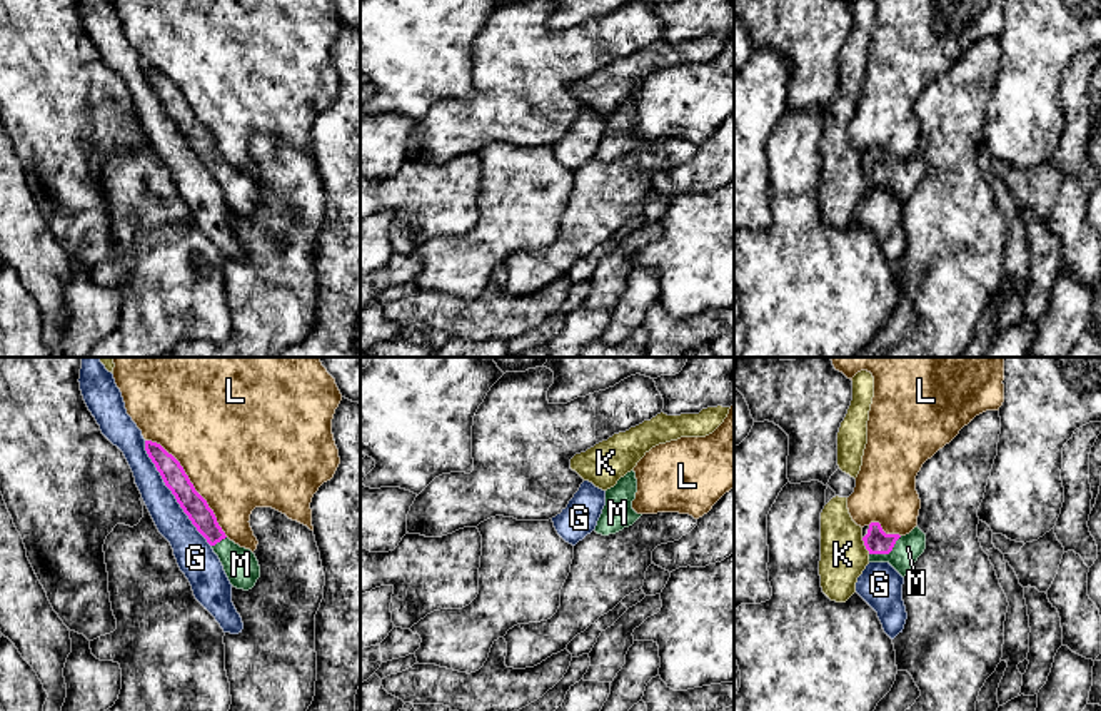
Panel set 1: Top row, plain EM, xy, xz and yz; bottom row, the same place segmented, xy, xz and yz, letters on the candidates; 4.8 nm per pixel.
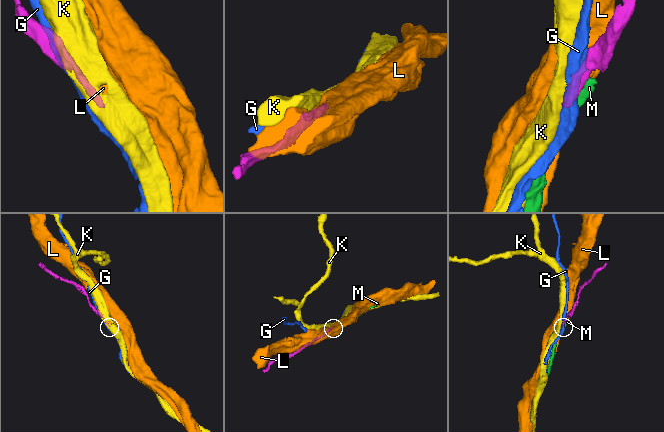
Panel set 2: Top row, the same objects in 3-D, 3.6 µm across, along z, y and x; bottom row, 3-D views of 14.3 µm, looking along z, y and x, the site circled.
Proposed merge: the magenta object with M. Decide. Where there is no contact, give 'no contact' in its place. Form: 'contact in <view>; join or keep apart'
contact in yz; join

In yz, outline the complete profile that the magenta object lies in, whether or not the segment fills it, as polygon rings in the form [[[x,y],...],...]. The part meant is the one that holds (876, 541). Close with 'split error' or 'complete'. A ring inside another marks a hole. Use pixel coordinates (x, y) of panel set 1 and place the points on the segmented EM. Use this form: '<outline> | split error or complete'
[[[871,522],[862,537],[869,562],[889,562],[902,577],[926,549],[926,534],[916,526],[909,534],[886,534],[879,522]]] | split error

